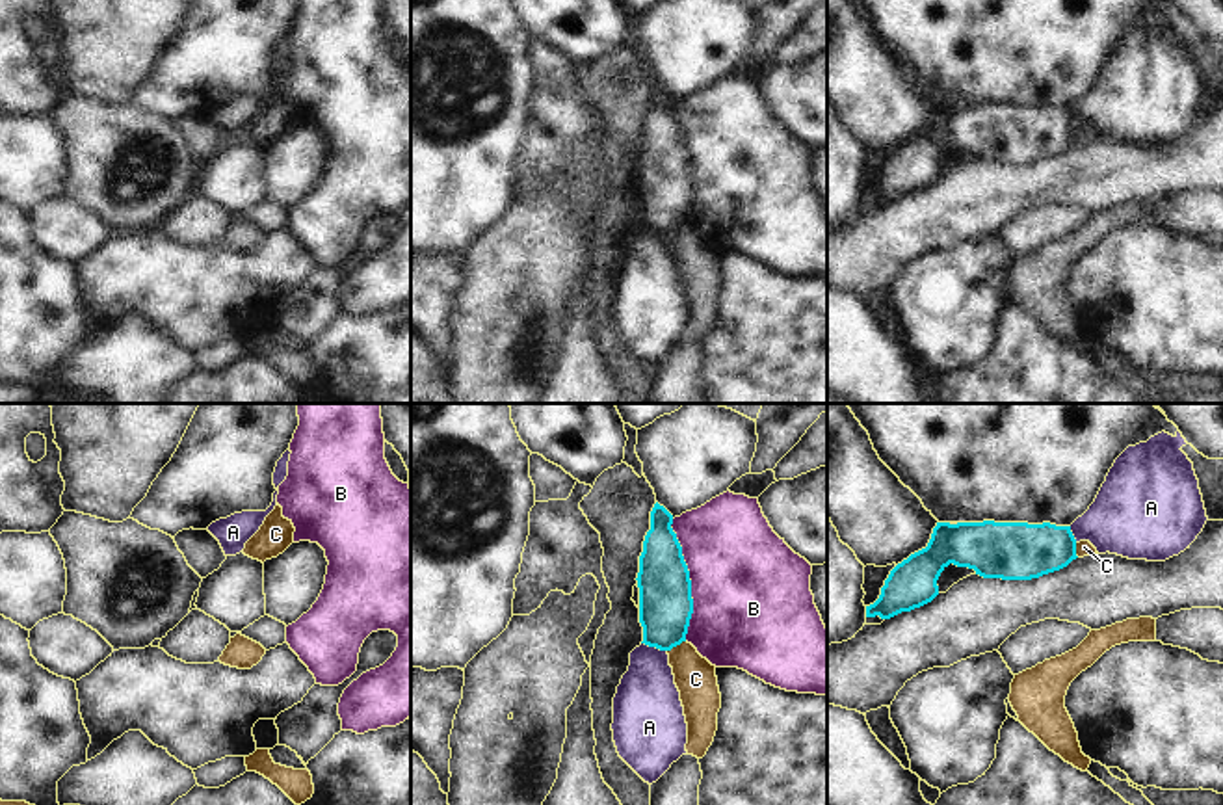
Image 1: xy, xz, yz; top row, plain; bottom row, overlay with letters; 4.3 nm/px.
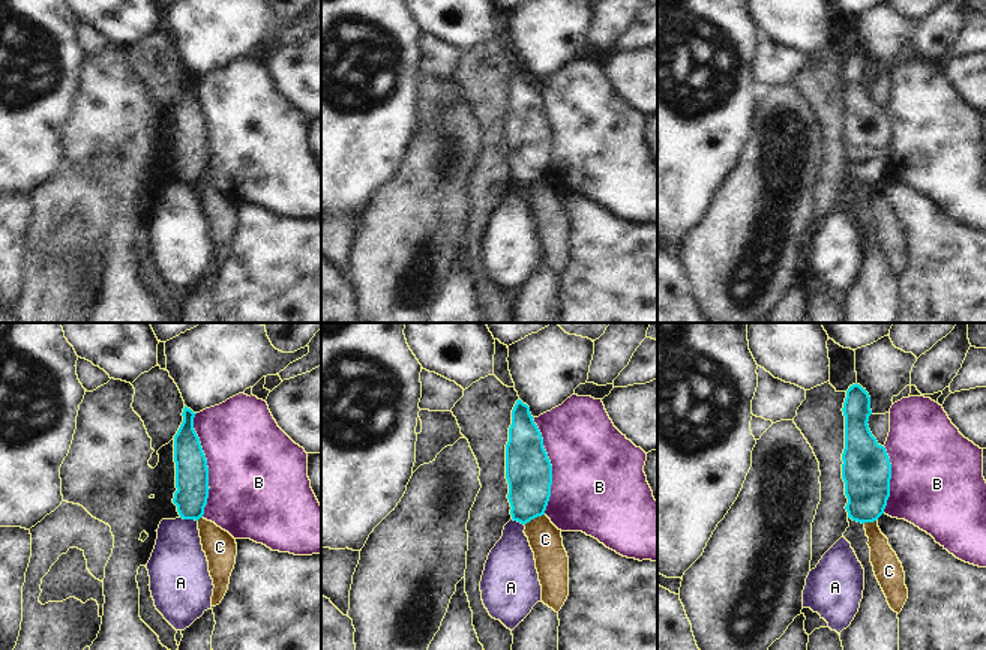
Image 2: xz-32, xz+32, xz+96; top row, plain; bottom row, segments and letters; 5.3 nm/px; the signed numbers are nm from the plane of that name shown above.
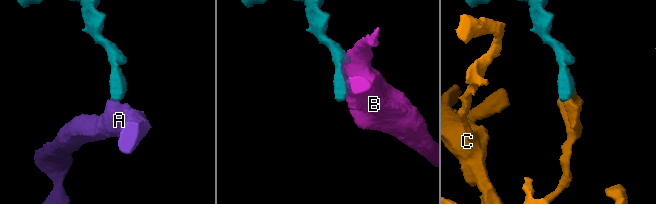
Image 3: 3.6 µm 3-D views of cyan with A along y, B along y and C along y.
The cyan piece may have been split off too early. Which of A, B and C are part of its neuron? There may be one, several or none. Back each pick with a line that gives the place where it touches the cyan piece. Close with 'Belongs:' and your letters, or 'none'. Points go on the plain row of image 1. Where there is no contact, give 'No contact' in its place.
Belongs: none

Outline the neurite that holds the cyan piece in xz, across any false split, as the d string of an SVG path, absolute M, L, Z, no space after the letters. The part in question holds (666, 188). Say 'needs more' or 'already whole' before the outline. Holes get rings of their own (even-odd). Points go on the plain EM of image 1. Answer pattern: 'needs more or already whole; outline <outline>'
already whole; outline M656 86L636 162L643 210L641 227L660 234L671 234L686 225L693 197L690 154L671 108L673 99Z

